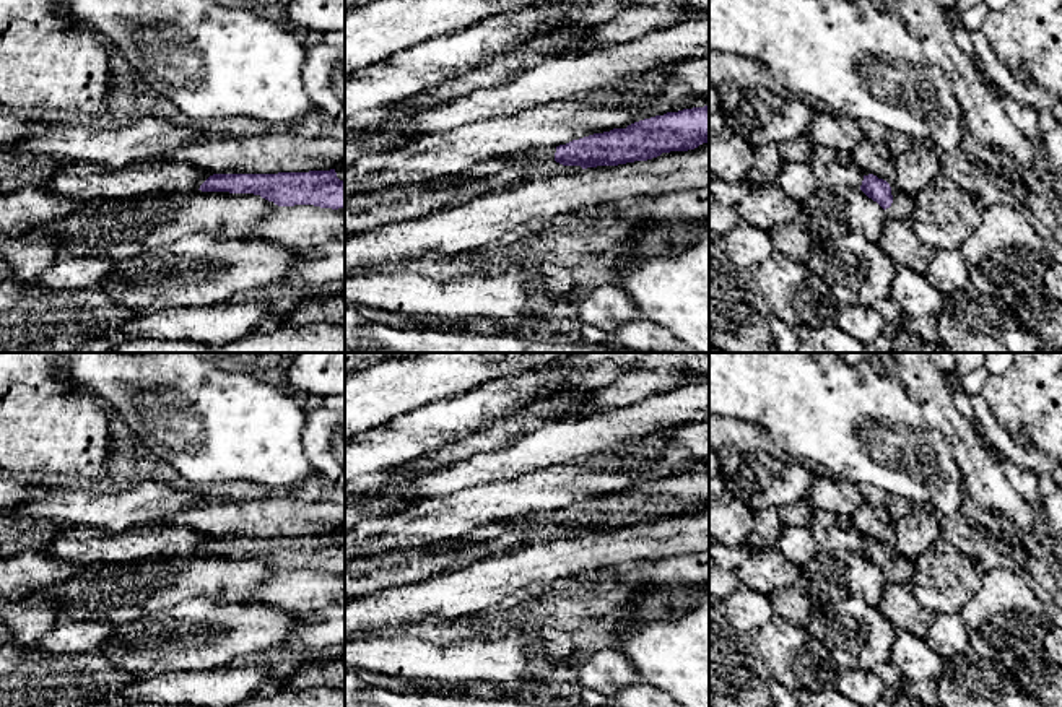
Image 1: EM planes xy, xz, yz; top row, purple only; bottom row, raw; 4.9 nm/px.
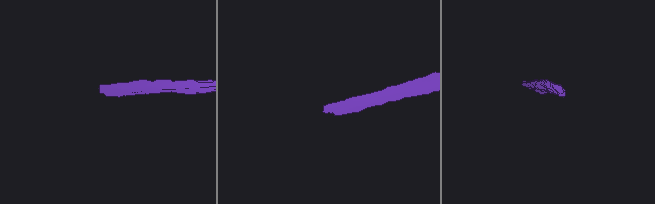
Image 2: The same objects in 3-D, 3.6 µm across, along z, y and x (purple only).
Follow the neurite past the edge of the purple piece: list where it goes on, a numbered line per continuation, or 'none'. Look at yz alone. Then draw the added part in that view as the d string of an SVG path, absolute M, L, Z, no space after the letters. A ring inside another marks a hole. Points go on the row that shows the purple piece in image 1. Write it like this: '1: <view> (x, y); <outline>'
1: yz (903, 205); M890 182L893 203L885 210L886 219L904 221L911 218L914 210L914 198L904 193L896 182Z

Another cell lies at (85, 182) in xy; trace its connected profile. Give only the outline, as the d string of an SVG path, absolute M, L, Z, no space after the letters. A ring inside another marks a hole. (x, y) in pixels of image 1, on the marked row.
M171 159L130 163L120 167L73 164L55 171L42 185L70 200L91 202L150 192L198 190L213 176Z

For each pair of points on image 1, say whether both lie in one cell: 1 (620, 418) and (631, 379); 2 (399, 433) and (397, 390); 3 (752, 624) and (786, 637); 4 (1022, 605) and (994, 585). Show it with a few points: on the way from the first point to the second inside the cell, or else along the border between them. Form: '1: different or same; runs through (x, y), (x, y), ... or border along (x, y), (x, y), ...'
1: different; border along (630, 405), (599, 412)
2: different; border along (435, 402), (404, 412), (363, 431)
3: different; border along (776, 616), (752, 636)
4: same; runs through (1015, 598), (1005, 589), (1001, 589)

